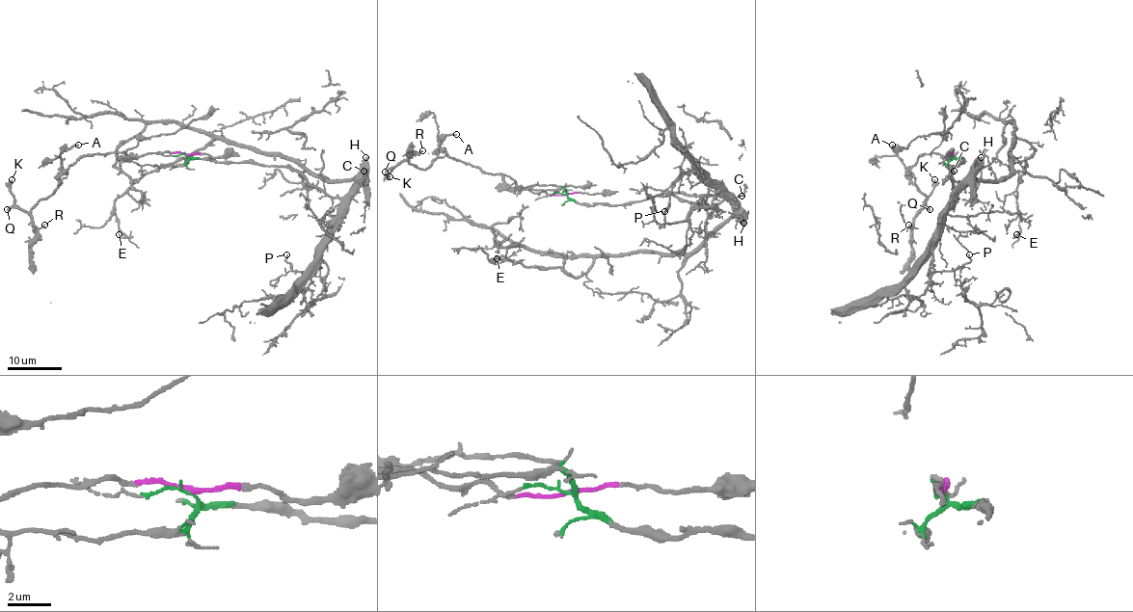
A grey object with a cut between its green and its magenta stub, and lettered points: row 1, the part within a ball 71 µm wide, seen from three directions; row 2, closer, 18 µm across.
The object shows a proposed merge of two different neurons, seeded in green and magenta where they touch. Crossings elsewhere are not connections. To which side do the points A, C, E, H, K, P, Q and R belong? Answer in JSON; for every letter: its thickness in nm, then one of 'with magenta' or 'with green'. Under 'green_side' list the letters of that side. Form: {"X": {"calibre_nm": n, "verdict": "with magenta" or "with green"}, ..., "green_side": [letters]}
{"A": {"calibre_nm": 190, "verdict": "with magenta"}, "C": {"calibre_nm": 120, "verdict": "with green"}, "E": {"calibre_nm": 120, "verdict": "with green"}, "H": {"calibre_nm": 500, "verdict": "with green"}, "K": {"calibre_nm": 400, "verdict": "with magenta"}, "P": {"calibre_nm": 110, "verdict": "with green"}, "Q": {"calibre_nm": 280, "verdict": "with magenta"}, "R": {"calibre_nm": 140, "verdict": "with magenta"}, "green_side": ["C", "E", "H", "P"]}

